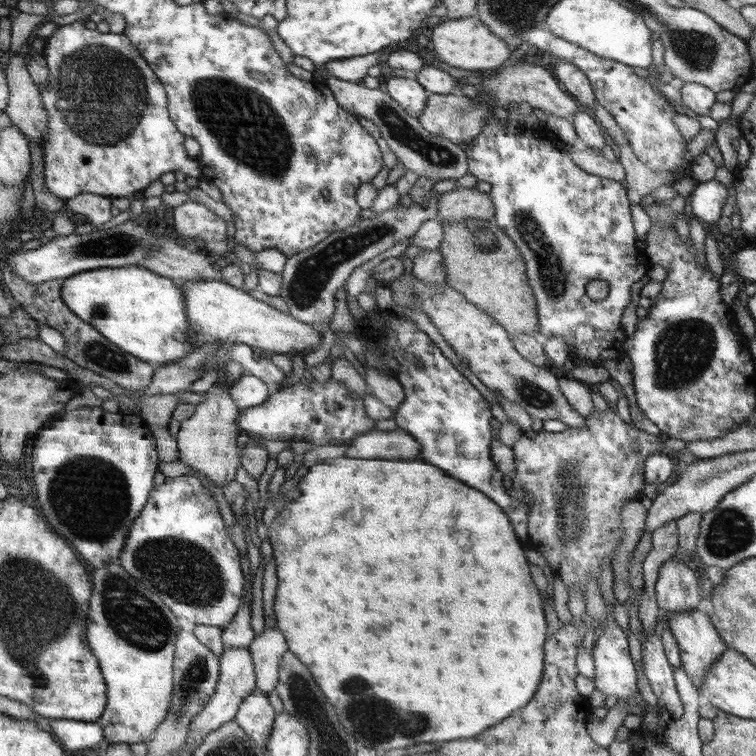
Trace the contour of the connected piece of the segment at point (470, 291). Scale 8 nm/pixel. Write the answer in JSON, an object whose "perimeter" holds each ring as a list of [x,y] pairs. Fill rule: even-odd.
{"perimeter":[[[444,221],[444,238],[439,252],[447,269],[446,285],[464,293],[464,297],[494,317],[511,337],[537,335],[540,324],[535,292],[527,279],[526,260],[515,241],[492,221]]]}

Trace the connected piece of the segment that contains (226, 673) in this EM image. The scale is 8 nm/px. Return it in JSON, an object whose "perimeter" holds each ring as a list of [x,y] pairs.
{"perimeter":[[[230,646],[224,648],[223,653],[219,656],[219,683],[215,689],[215,695],[208,699],[200,714],[192,719],[191,730],[186,739],[186,748],[188,750],[197,749],[208,732],[233,720],[238,712],[238,704],[256,688],[255,666],[249,650],[247,648],[230,648]]]}

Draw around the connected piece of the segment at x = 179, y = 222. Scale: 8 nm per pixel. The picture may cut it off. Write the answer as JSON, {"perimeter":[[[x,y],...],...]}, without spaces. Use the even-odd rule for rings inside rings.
{"perimeter":[[[189,201],[174,208],[174,230],[186,238],[201,238],[211,242],[207,252],[213,251],[221,256],[231,255],[225,248],[228,224],[211,212],[206,206]]]}

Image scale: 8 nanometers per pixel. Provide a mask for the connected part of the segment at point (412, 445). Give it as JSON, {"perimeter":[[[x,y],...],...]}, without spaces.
{"perimeter":[[[375,428],[355,437],[345,455],[348,458],[396,460],[396,458],[414,458],[418,450],[420,450],[419,442],[407,431],[402,431],[400,428],[394,431]]]}

